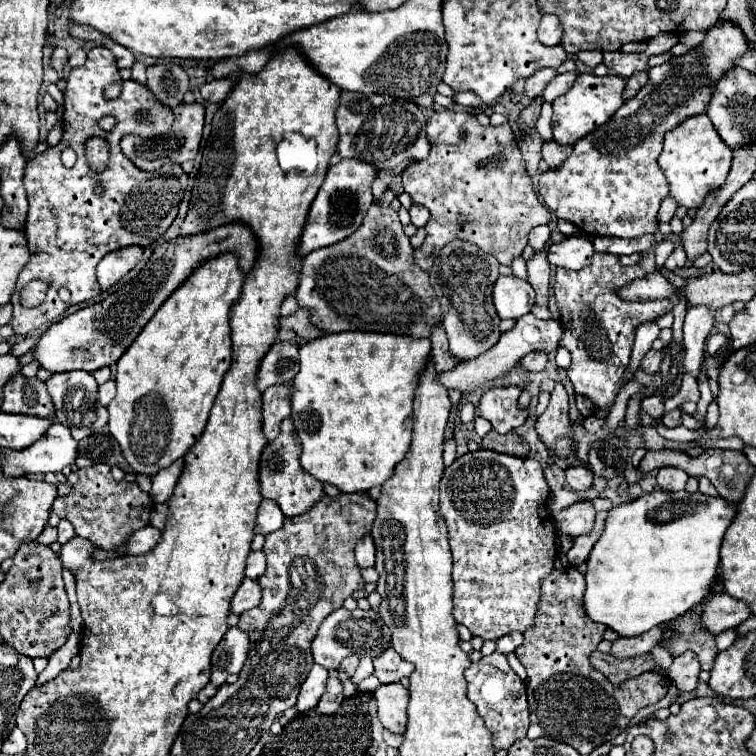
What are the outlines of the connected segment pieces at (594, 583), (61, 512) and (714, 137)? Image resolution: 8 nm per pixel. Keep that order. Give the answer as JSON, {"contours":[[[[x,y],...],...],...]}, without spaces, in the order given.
{"contours":[[[[657,489],[635,501],[613,507],[607,513],[603,533],[587,559],[587,589],[583,595],[585,615],[623,637],[637,637],[687,613],[709,595],[709,583],[717,575],[723,533],[733,517],[735,507],[721,497],[707,497],[701,493],[689,495],[687,491],[665,493]]],[[[93,465],[87,469],[77,469],[79,481],[71,487],[71,493],[65,497],[59,497],[53,503],[53,511],[61,517],[67,519],[73,527],[75,533],[93,545],[101,549],[113,549],[125,543],[129,535],[133,535],[137,529],[149,525],[149,515],[151,515],[151,497],[139,489],[135,483],[127,481],[115,481],[111,475],[109,465]]],[[[701,113],[685,119],[675,129],[665,133],[663,151],[657,163],[669,181],[671,197],[687,209],[697,209],[709,191],[715,191],[721,183],[725,183],[731,167],[731,149],[723,143],[711,119]]]]}

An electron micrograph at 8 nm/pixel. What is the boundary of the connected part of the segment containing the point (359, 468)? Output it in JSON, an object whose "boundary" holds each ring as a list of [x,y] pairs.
{"boundary":[[[347,331],[347,333],[329,333],[323,335],[319,339],[307,341],[301,349],[299,349],[299,357],[301,357],[301,369],[293,379],[293,395],[291,395],[291,403],[293,403],[293,423],[295,423],[295,431],[301,439],[303,445],[303,453],[301,453],[301,465],[307,473],[311,473],[315,479],[319,479],[321,483],[331,483],[335,485],[341,493],[365,493],[375,485],[383,485],[387,479],[393,477],[395,473],[395,465],[399,465],[405,457],[405,451],[409,451],[409,443],[411,443],[411,425],[413,425],[413,395],[415,395],[415,387],[417,387],[417,379],[419,373],[427,361],[431,353],[431,341],[429,339],[409,339],[405,335],[385,335],[385,333],[357,333],[357,331]]]}

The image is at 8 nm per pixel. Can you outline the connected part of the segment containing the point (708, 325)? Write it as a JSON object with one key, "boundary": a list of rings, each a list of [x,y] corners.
{"boundary":[[[695,305],[687,309],[685,325],[683,325],[683,369],[685,373],[699,375],[699,367],[705,353],[705,341],[713,329],[713,315],[715,311],[705,305]]]}

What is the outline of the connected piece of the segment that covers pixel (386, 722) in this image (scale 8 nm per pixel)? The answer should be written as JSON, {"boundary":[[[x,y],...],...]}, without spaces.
{"boundary":[[[401,683],[381,685],[375,691],[375,701],[377,701],[377,707],[379,707],[381,725],[395,735],[403,735],[405,723],[407,723],[409,691]]]}

